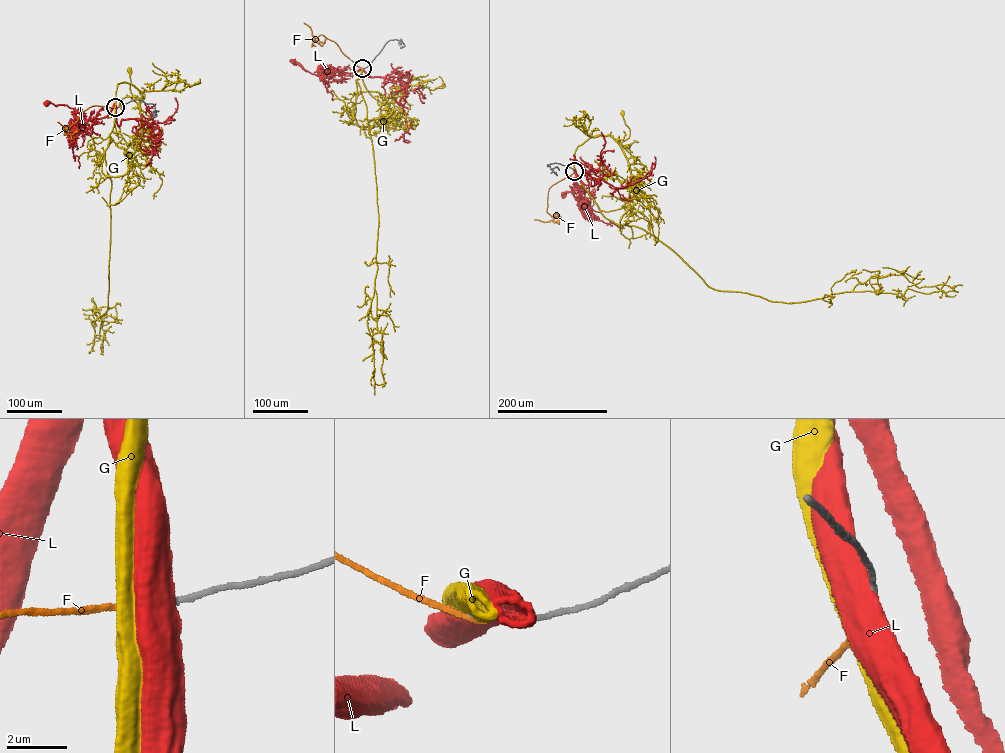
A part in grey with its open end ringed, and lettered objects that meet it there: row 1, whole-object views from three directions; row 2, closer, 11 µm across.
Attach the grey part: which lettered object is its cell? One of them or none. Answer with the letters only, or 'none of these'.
none of these

